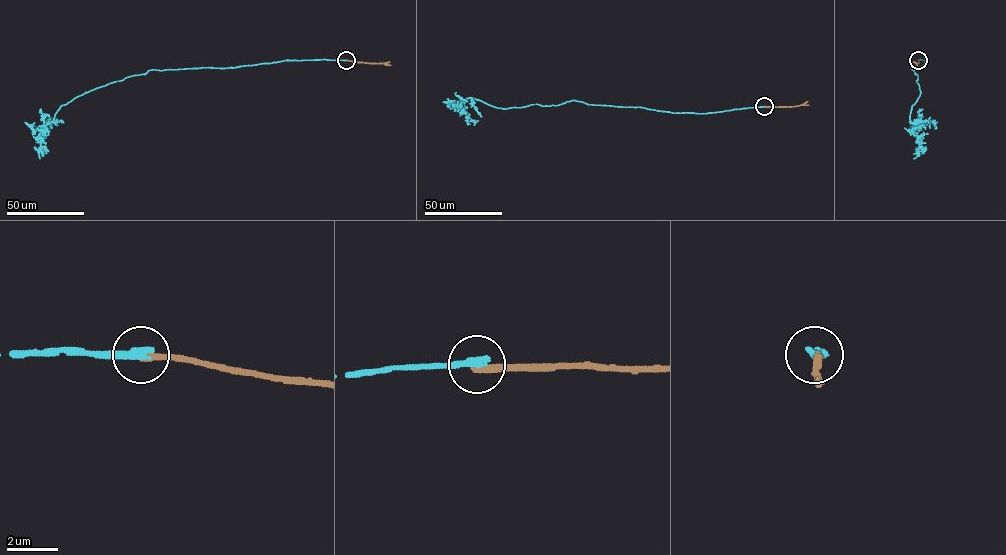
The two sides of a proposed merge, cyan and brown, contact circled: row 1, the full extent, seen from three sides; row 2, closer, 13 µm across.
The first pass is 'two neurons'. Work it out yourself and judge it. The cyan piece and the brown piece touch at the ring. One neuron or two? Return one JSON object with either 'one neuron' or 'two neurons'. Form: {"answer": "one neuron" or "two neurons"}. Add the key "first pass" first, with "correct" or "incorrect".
{"first pass": "correct", "answer": "two neurons"}

